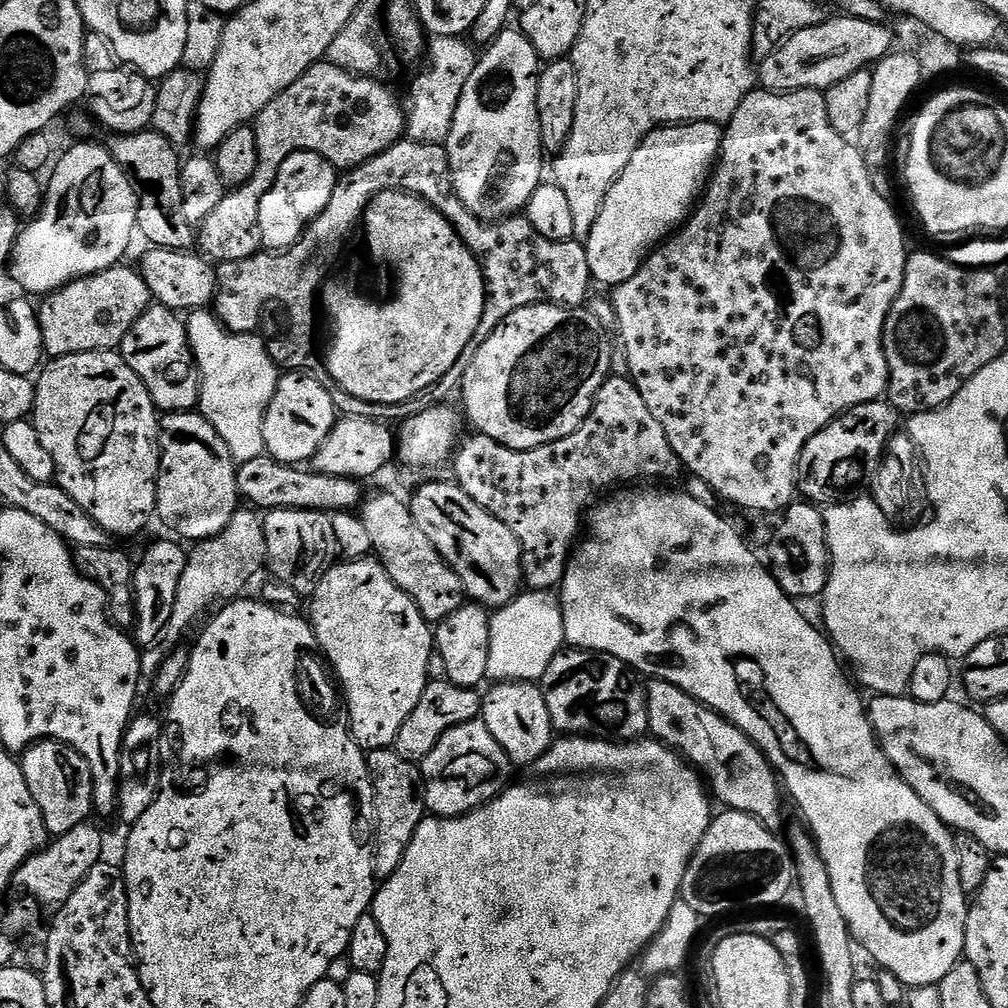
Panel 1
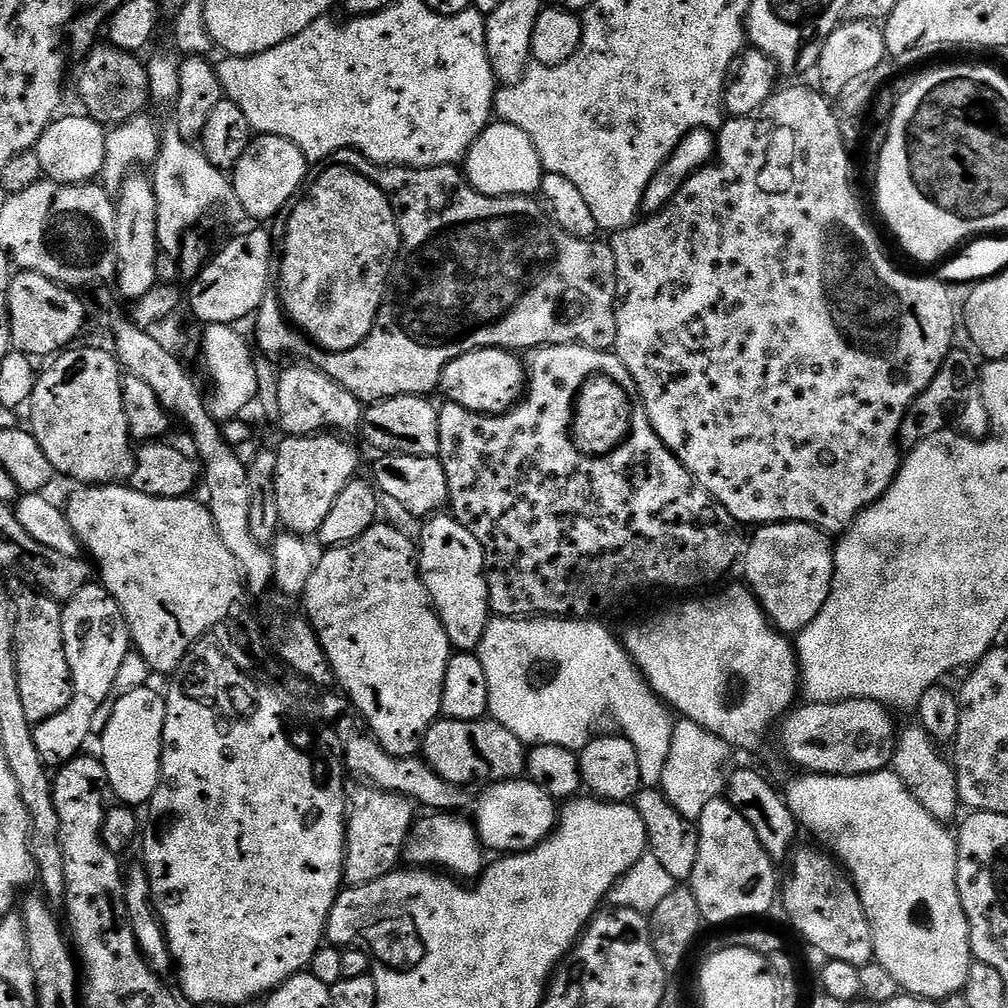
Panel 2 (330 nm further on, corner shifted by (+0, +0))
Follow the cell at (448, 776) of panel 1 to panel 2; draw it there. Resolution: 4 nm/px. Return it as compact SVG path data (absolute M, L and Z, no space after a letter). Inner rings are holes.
M527 778L492 782L476 800L474 827L480 843L489 853L529 852L556 831L558 804L542 786Z

